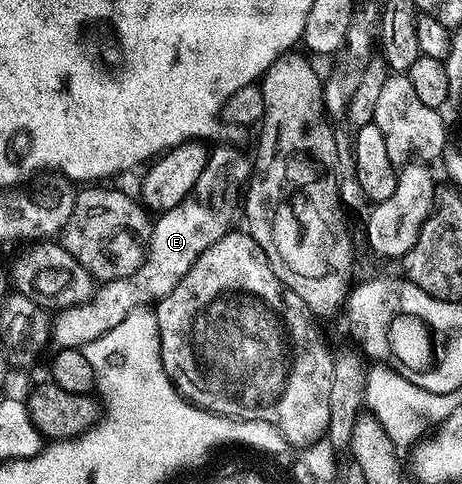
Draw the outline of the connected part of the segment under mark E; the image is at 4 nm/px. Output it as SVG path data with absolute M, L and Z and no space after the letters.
M220 145L217 149L213 148L209 152L206 167L202 171L202 175L198 175L198 183L194 183L190 195L186 195L186 199L182 199L182 203L178 203L178 207L155 218L152 226L152 242L148 245L148 254L142 267L138 267L138 271L134 271L134 275L126 275L122 279L103 282L91 300L81 305L71 305L69 309L59 310L55 314L54 338L56 337L56 345L82 347L88 341L98 339L106 331L113 329L118 323L122 323L122 319L126 319L126 315L130 315L130 311L155 306L156 302L162 300L166 295L170 295L170 291L174 291L174 287L178 287L178 283L184 278L186 271L190 271L190 267L194 267L196 260L210 247L214 247L214 243L218 243L225 235L233 232L235 225L232 224L235 223L236 217L238 221L242 213L242 190L247 186L253 173L254 161L249 154L247 157L242 150L235 149L232 145Z

